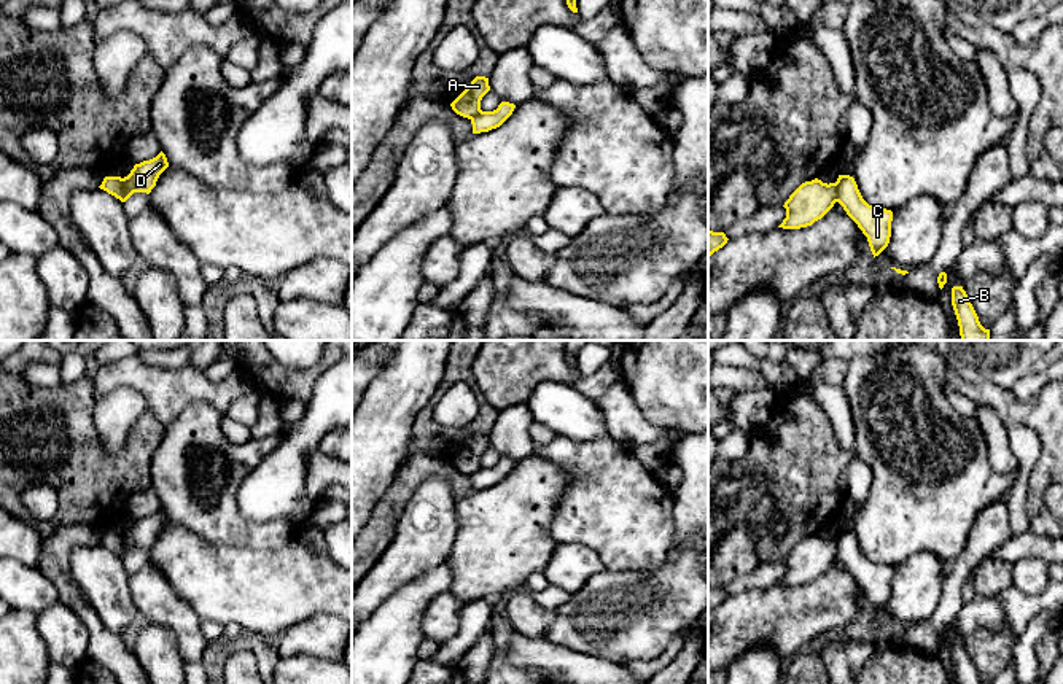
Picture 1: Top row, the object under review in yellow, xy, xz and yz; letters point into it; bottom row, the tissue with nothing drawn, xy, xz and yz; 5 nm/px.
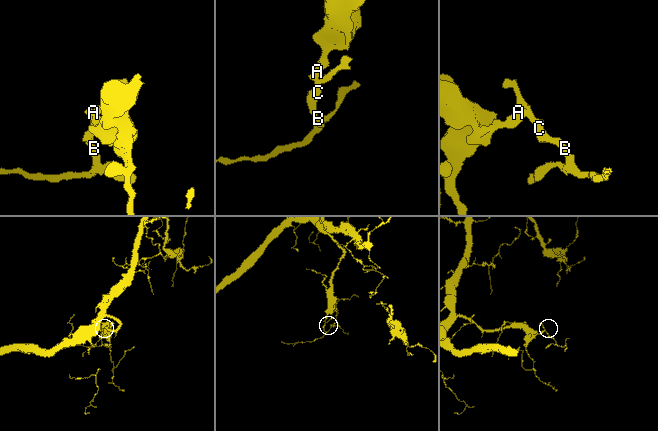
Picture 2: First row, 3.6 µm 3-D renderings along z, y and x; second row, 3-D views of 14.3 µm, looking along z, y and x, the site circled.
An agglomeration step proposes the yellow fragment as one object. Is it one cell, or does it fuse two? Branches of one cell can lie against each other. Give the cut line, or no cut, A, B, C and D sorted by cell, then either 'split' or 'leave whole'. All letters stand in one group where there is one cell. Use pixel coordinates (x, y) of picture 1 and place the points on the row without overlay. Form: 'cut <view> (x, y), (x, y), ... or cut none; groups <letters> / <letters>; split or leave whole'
cut xy (123, 535), (120, 555); groups A / B C D; split

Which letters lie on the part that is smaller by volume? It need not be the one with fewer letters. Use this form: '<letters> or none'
B, C, D

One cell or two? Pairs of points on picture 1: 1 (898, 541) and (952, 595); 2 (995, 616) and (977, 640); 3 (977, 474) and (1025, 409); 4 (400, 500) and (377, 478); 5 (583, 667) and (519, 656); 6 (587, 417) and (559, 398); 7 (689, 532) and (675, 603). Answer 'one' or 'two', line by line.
1: two
2: two
3: two
4: two
5: one
6: one
7: two

